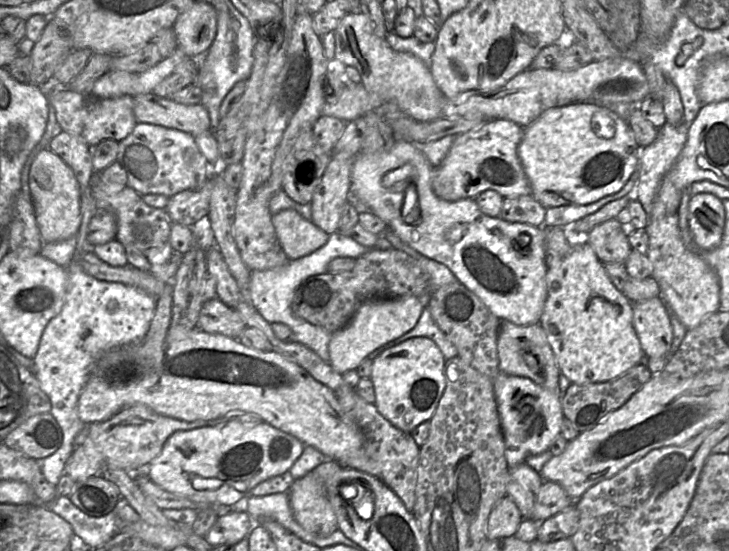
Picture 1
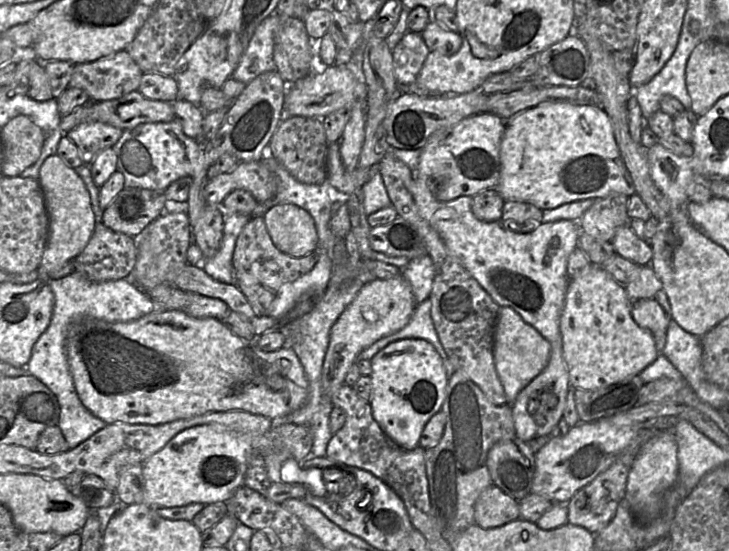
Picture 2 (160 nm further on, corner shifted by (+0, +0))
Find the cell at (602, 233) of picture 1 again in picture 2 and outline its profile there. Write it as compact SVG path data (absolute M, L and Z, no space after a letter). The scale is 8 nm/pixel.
M615 193L604 198L590 198L595 199L594 204L588 208L583 216L579 219L578 225L581 231L593 236L596 239L611 242L617 229L629 222L627 215L627 205L629 197Z

